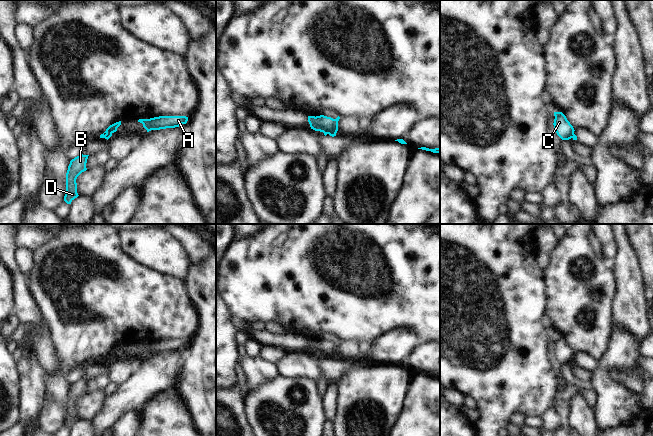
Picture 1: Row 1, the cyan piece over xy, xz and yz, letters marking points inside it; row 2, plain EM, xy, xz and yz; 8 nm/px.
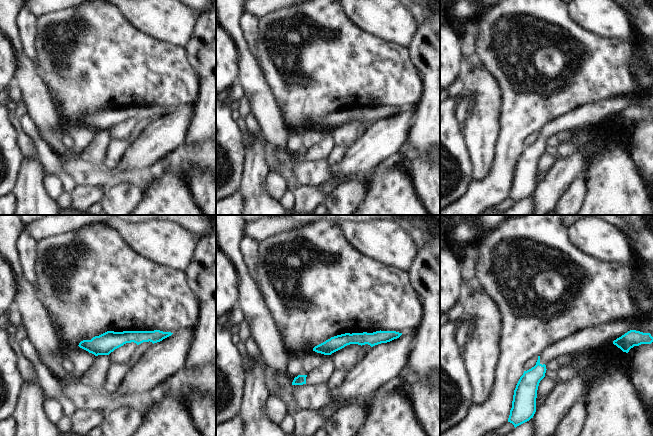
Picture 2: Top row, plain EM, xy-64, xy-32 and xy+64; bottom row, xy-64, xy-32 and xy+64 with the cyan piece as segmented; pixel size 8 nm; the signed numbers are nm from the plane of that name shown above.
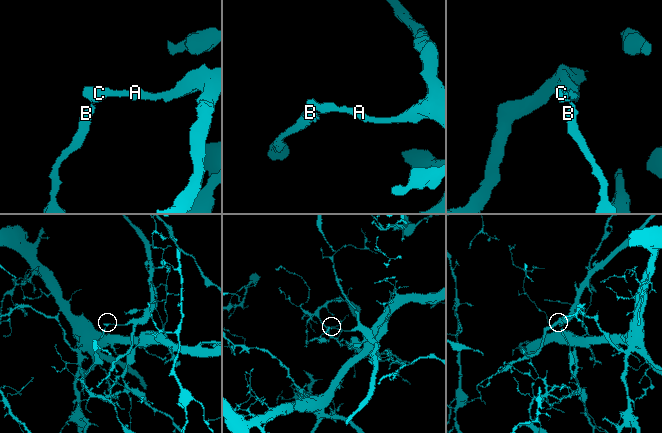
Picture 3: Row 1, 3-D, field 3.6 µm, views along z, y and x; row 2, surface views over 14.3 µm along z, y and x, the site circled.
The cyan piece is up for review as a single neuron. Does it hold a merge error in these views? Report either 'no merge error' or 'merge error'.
merge error

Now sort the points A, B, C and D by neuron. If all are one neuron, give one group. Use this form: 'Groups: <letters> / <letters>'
Groups: A C / B D.

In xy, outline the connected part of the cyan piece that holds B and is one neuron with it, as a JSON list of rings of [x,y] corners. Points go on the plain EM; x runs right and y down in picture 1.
[[[80,378],[70,385],[68,394],[66,397],[66,416],[64,420],[64,425],[67,428],[77,422],[79,419],[77,417],[77,401],[84,395],[87,394],[86,387],[89,379]]]

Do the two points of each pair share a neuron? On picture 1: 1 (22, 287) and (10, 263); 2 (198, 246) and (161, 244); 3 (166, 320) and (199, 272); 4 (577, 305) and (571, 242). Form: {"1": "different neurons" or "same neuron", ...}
{"1": "same neuron", "2": "different neurons", "3": "different neurons", "4": "same neuron"}

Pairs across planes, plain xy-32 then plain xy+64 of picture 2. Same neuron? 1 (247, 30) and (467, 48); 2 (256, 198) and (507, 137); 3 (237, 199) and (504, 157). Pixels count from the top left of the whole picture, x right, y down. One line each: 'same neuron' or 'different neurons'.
1: same neuron
2: different neurons
3: same neuron

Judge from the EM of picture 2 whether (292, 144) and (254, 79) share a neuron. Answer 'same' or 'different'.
different

